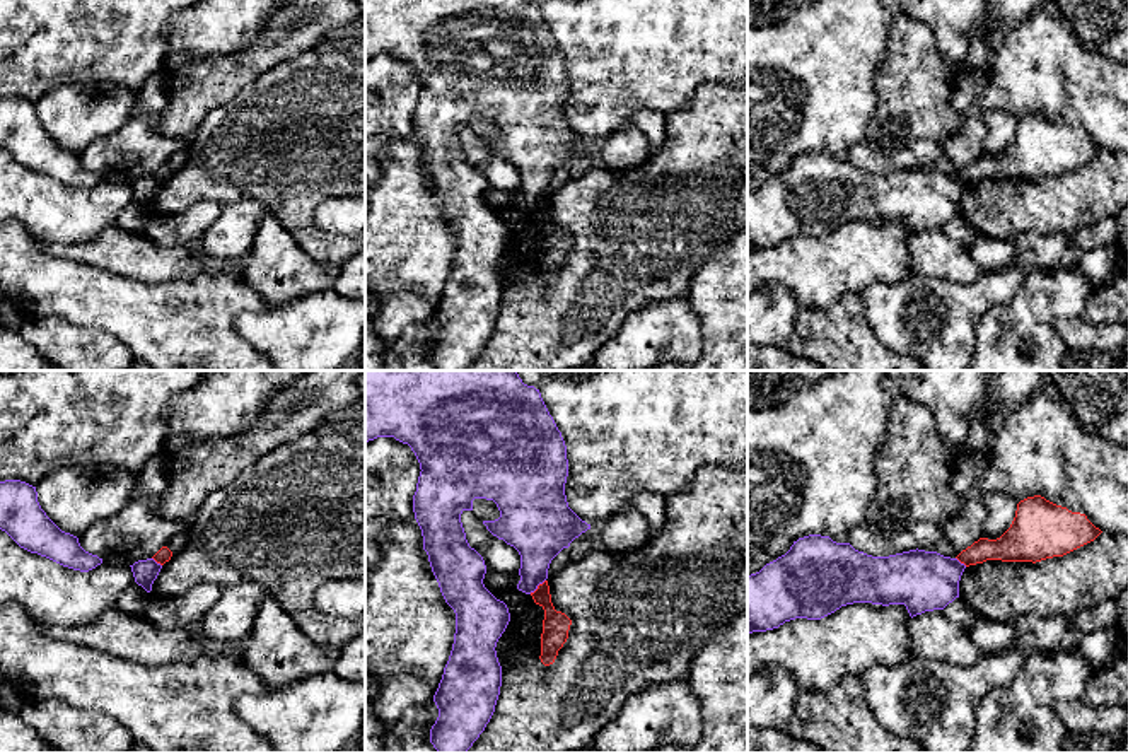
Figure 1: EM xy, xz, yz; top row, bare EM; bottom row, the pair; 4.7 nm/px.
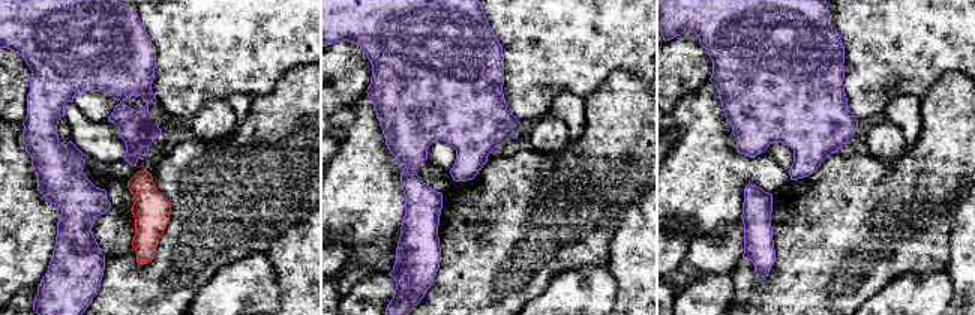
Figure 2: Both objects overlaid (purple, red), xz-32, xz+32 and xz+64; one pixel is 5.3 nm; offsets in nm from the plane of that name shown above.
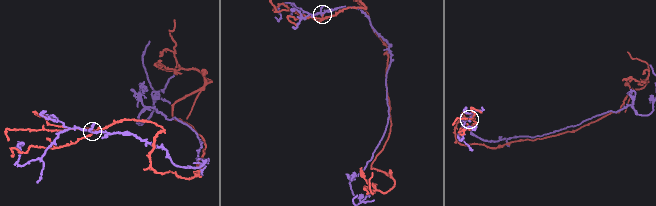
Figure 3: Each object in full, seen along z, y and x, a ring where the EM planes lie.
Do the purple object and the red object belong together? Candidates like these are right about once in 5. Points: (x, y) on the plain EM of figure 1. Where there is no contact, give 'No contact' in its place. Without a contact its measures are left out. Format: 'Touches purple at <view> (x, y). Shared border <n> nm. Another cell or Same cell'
Touches purple at xz (536, 205). Shared border 100 nm. Another cell

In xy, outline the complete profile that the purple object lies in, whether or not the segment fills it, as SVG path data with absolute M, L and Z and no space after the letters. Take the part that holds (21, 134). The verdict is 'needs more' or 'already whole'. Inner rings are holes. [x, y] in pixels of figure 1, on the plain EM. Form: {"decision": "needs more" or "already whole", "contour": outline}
{"decision": "already whole", "contour": "M20 97L0 99L0 147L20 166L63 184L89 190L102 176L85 169L78 155L61 149L41 126L36 104Z"}

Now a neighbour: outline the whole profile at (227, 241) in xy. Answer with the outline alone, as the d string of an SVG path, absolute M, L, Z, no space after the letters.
M254 200L225 205L200 239L203 256L213 266L232 266L246 260L266 208Z

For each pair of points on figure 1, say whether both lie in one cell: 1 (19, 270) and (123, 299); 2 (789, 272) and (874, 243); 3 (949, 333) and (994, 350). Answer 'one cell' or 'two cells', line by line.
1: one cell
2: one cell
3: two cells

